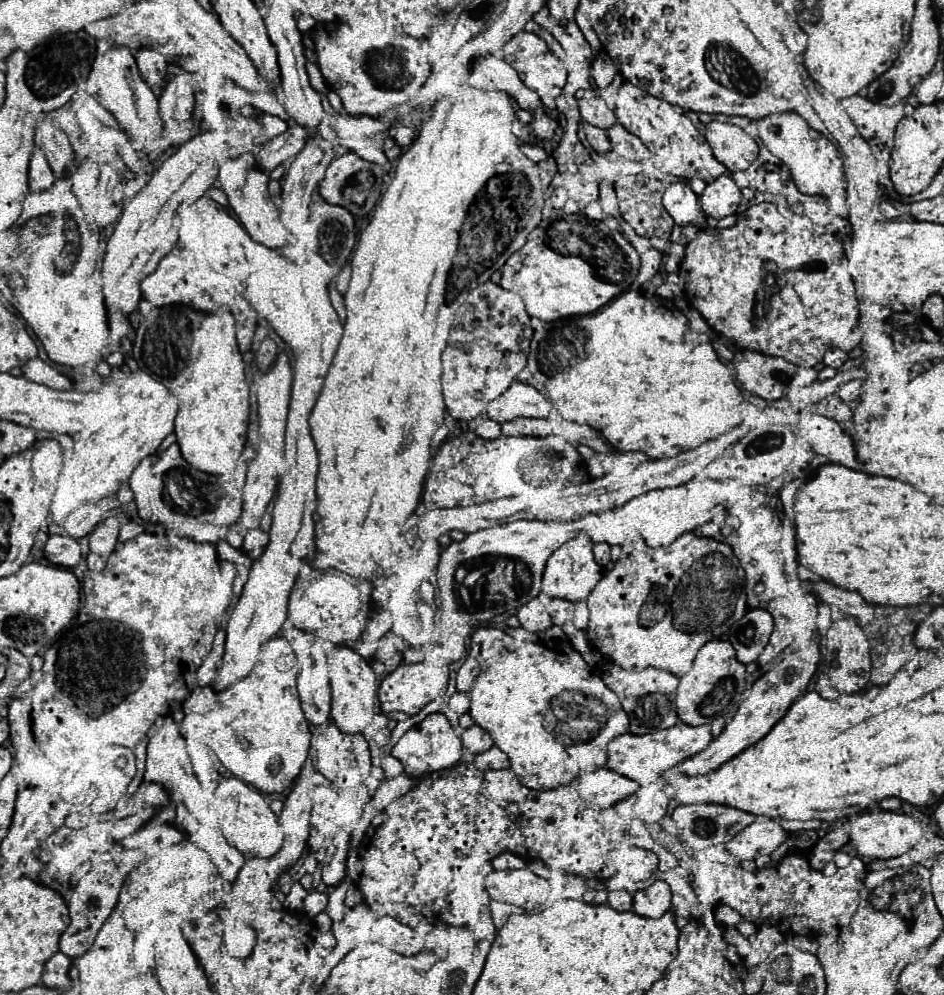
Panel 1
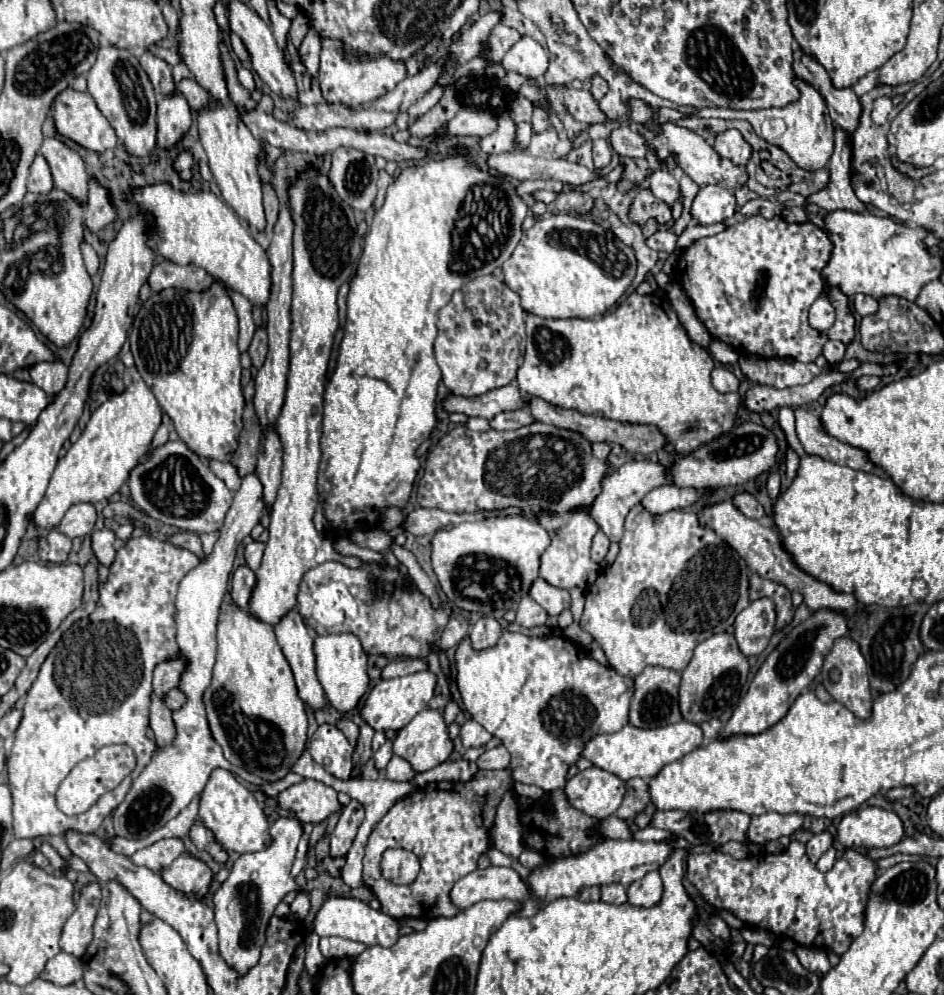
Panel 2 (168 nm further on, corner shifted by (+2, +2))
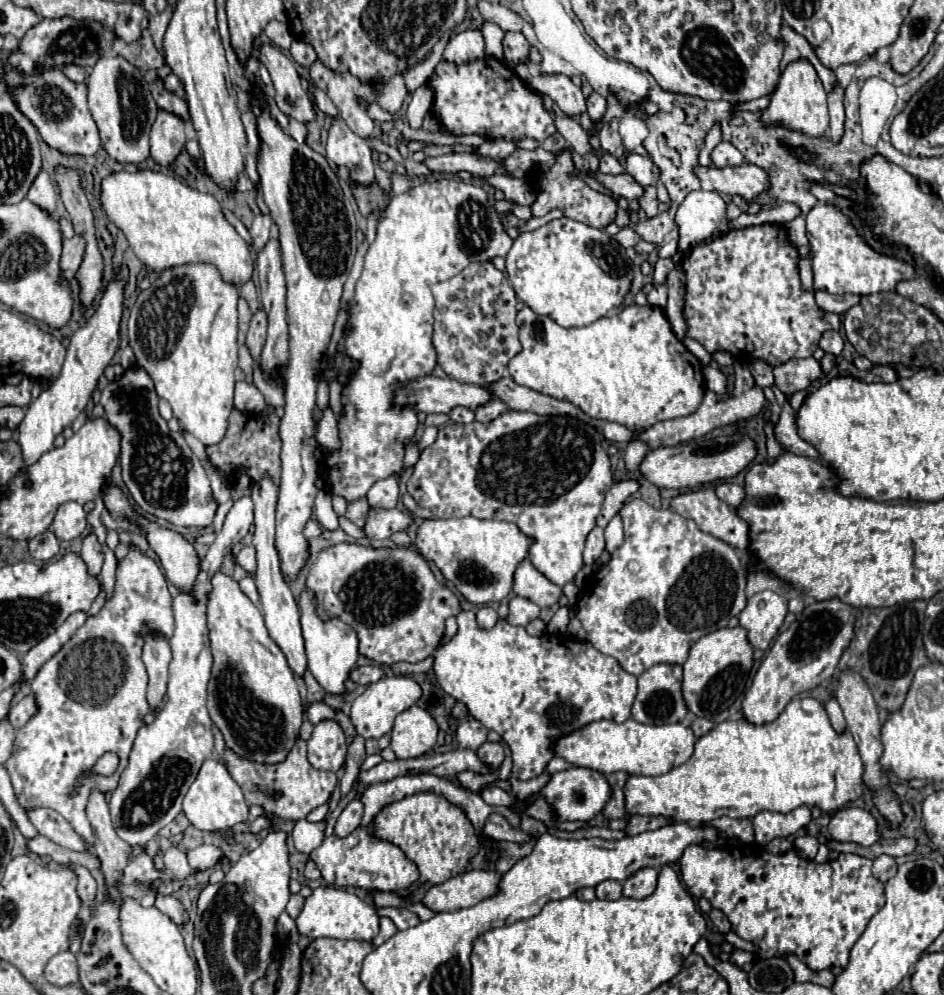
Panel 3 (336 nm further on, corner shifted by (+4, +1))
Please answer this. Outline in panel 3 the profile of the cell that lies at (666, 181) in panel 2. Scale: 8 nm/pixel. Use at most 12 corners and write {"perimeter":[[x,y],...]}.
{"perimeter":[[638,154],[626,158],[626,172],[640,186],[656,186],[660,170]]}

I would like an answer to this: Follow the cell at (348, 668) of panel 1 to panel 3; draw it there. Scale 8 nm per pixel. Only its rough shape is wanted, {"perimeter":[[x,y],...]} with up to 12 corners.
{"perimeter":[[310,590],[300,596],[308,670],[346,694],[358,636],[338,618],[320,620]]}

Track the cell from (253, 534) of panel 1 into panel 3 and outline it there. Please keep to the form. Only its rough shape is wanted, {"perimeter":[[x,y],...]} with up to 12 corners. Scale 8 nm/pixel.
{"perimeter":[[246,546],[236,562],[250,574],[256,572],[256,550]]}

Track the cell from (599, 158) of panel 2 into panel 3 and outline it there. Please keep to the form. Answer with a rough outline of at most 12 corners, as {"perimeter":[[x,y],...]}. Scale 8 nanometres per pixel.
{"perimeter":[[598,154],[600,172],[622,174],[624,166],[612,154]]}

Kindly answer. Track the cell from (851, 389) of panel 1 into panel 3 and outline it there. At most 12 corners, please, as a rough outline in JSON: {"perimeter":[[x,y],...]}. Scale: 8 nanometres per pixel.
{"perimeter":[[874,366],[864,382],[894,382],[896,370]]}

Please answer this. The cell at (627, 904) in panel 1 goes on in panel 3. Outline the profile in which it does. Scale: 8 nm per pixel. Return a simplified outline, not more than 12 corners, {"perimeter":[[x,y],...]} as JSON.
{"perimeter":[[614,880],[596,886],[596,898],[618,900],[622,896],[622,884]]}

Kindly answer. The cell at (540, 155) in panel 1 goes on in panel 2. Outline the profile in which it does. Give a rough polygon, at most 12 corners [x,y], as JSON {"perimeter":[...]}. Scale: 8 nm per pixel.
{"perimeter":[[498,117],[498,129],[480,139],[484,153],[514,151],[514,121]]}

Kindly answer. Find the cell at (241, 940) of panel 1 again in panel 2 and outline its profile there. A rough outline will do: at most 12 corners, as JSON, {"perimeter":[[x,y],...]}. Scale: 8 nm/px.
{"perimeter":[[300,821],[240,855],[212,893],[218,953],[238,975],[258,963],[286,893]]}

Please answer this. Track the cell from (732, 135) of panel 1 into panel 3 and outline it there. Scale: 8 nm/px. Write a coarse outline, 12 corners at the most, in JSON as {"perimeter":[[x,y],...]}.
{"perimeter":[[730,142],[712,150],[714,166],[738,166],[744,156]]}

